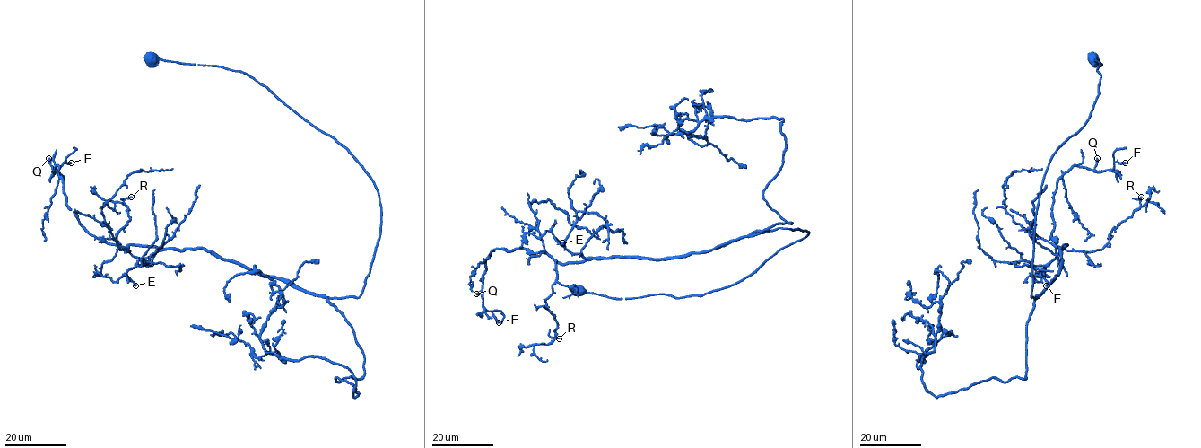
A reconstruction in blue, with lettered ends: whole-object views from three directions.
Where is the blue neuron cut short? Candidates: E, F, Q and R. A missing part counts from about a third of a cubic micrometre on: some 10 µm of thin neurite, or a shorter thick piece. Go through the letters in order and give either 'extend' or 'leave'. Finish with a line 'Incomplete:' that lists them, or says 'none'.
E: extend
F: leave
Q: leave
R: leave
Incomplete: E

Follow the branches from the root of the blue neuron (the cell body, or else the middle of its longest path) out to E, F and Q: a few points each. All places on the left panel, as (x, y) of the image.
E: (152, 57), (266, 86), (363, 168), (380, 232), (358, 297), (203, 249), (141, 259), (135, 285)
F: (152, 57), (243, 72), (348, 151), (380, 206), (362, 294), (103, 242), (66, 204), (55, 167), (71, 162)
Q: (152, 57), (243, 72), (353, 157), (380, 206), (358, 297), (314, 295), (203, 249), (103, 242), (48, 158)

